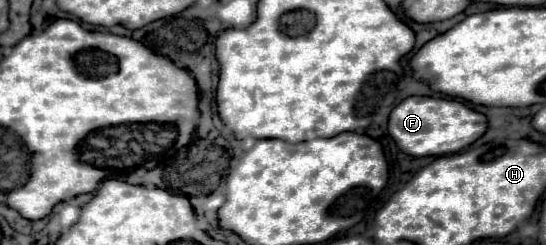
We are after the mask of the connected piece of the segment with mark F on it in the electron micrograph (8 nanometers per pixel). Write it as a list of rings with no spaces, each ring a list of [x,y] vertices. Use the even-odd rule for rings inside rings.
[[[411,96],[389,114],[387,132],[397,148],[409,156],[445,156],[471,146],[487,130],[487,118],[457,100]]]

